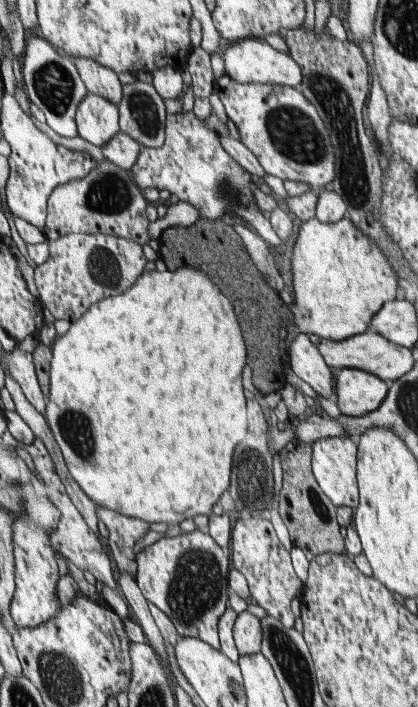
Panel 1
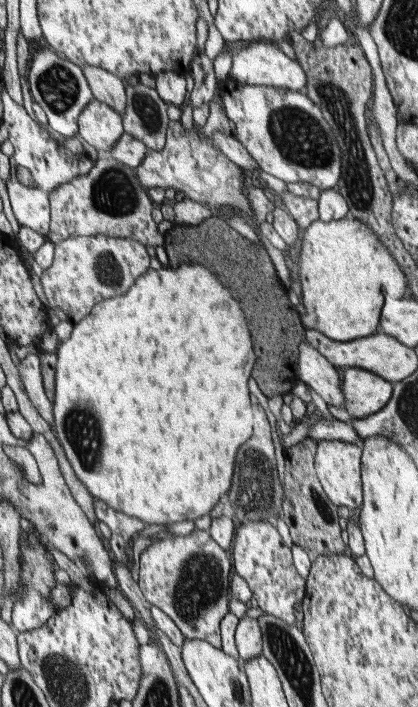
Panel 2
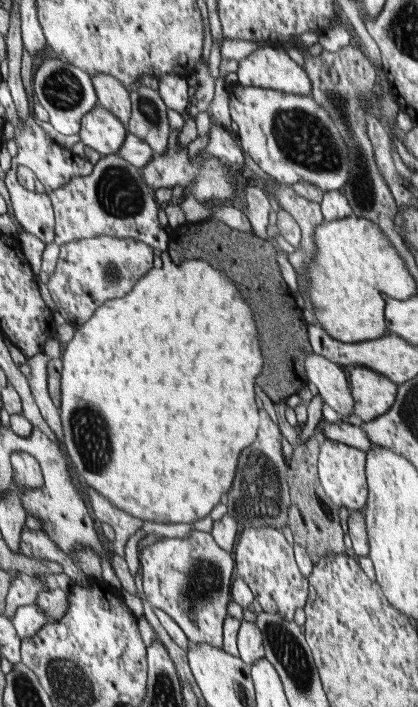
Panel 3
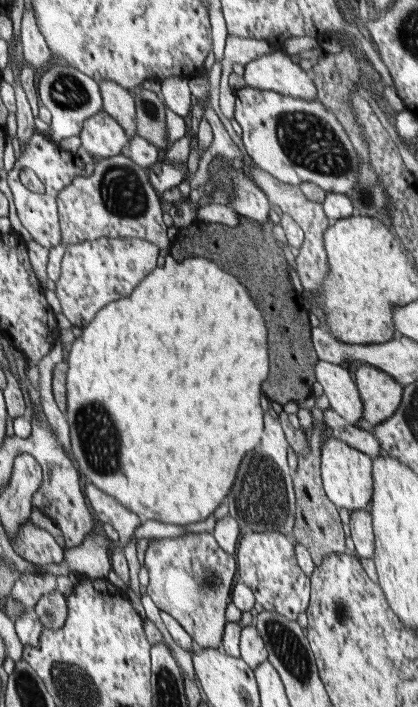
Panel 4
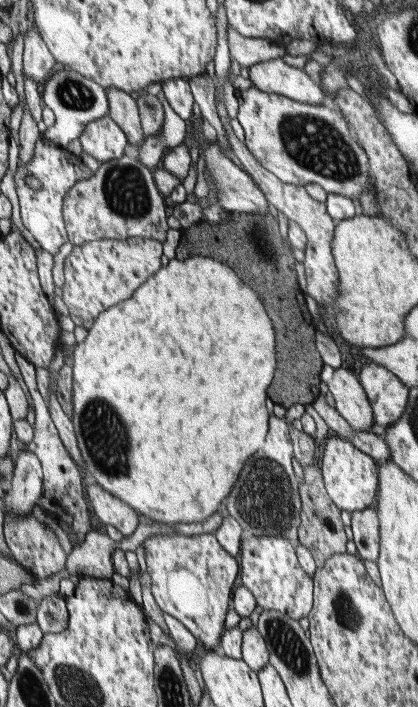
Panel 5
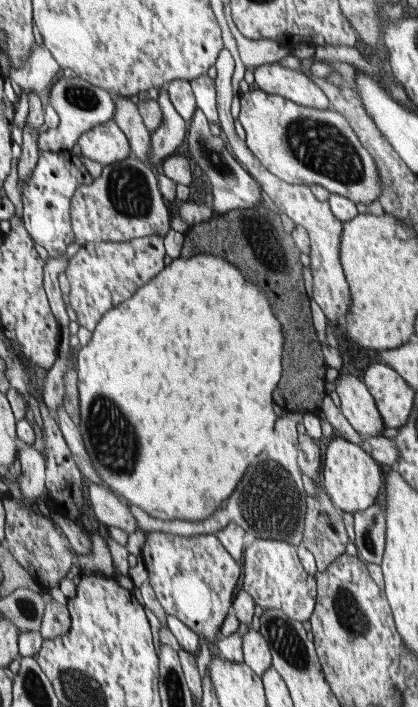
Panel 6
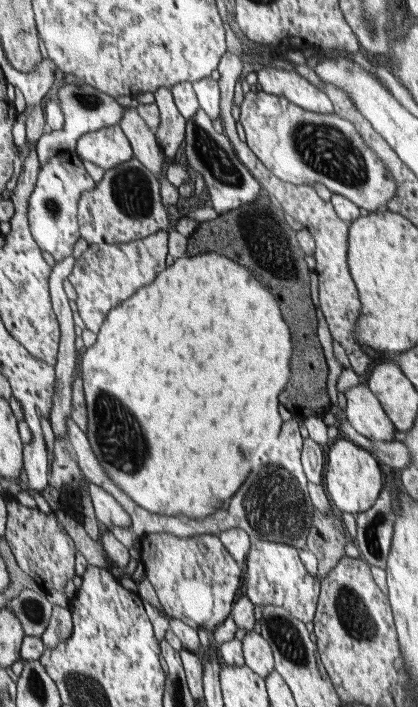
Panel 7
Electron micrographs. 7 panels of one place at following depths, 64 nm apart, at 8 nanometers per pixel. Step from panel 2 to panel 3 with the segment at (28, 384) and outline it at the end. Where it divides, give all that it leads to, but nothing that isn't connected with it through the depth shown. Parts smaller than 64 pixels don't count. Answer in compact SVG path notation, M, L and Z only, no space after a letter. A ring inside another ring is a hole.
M53 336L45 342L43 346L43 352L35 354L35 356L29 356L27 358L27 366L29 366L29 378L27 384L29 384L29 390L31 390L31 396L43 416L43 420L49 424L49 428L55 432L57 440L61 442L63 440L63 426L61 426L61 414L59 414L59 408L53 406L53 400L49 398L49 392L47 392L47 384L45 384L45 366L47 366L47 360L53 360L53 358L59 358L59 348L61 348L61 342Z

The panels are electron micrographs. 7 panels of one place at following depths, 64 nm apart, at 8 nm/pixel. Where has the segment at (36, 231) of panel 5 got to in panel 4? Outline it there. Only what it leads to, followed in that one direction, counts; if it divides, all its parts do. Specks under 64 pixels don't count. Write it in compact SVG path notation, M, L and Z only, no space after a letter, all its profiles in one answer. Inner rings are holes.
M33 126L33 132L31 132L31 138L25 144L19 144L19 146L21 146L21 154L15 158L13 168L7 172L7 186L11 190L15 212L17 212L17 218L21 220L21 226L29 232L33 242L37 242L39 246L49 250L49 248L59 244L59 216L57 216L57 204L55 204L57 192L63 190L65 186L69 186L73 178L87 178L87 176L91 176L91 168L93 166L81 162L77 156L73 156L67 150L63 150L61 146L53 144L53 140L47 140L43 136L43 132L39 132L35 126ZM21 168L33 170L33 174L45 186L43 194L29 192L27 188L23 188L19 184L19 170Z

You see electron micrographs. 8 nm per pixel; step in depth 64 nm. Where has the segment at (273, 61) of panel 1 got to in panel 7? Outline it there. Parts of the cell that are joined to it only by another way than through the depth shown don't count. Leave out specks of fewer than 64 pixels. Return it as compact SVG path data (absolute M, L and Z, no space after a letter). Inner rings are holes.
M259 66L255 68L255 74L257 74L257 88L263 90L265 94L281 96L307 112L315 112L315 114L333 112L333 104L329 96L323 90L319 90L315 84L311 84L307 78L299 76L295 70L285 72L285 70Z

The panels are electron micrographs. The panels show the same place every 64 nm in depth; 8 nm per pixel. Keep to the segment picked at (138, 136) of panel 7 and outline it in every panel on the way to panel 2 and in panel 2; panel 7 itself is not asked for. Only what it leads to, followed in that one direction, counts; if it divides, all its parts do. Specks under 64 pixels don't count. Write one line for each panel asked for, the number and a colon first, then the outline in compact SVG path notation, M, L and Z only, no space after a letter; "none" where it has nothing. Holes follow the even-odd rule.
2: M79 64L79 66L91 88L93 100L101 100L111 110L123 114L123 108L127 102L127 92L125 92L127 84L121 84L119 76L107 72L99 66L93 66L93 64Z
3: M95 72L89 76L91 76L97 104L101 108L105 108L107 112L111 112L113 116L119 116L119 122L123 122L123 126L127 126L127 118L131 114L127 86L123 86L121 80L113 78L111 74L105 74L105 72Z
4: M101 80L99 86L99 98L101 98L101 112L115 118L127 136L135 136L135 100L129 96L129 90L119 86L113 80Z
5: M107 86L105 112L109 118L115 120L115 124L119 124L119 128L123 128L127 140L131 140L131 146L137 146L143 140L143 130L139 128L139 108L129 94L119 88Z
6: M111 96L113 102L113 122L131 142L131 152L135 152L137 160L147 162L147 154L151 152L151 134L143 126L143 118L139 116L139 108L125 96Z

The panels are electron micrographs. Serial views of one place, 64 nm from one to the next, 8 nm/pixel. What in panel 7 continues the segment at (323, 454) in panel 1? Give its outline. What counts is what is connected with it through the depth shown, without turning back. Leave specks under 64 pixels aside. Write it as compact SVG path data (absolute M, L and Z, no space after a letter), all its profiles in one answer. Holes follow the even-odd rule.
M339 436L333 444L329 444L323 486L325 486L327 498L333 502L335 510L341 510L341 514L343 512L365 514L371 508L371 504L375 504L375 498L381 490L381 470L375 460L377 458L371 456L369 450L363 450L363 448L351 444L343 436Z

